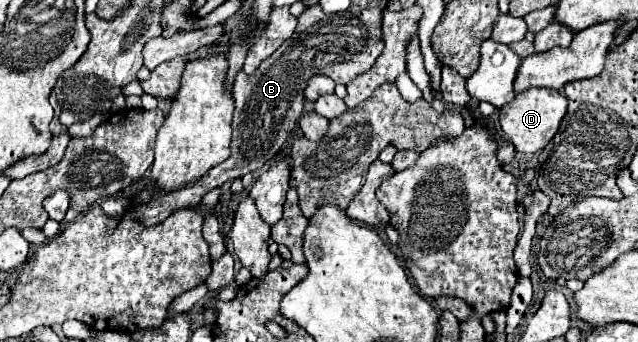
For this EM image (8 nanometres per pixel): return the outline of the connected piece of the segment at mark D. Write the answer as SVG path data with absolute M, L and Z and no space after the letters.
M527 89L517 93L513 101L499 109L499 123L505 137L513 143L519 153L539 153L557 133L561 119L567 111L567 99L555 89Z

